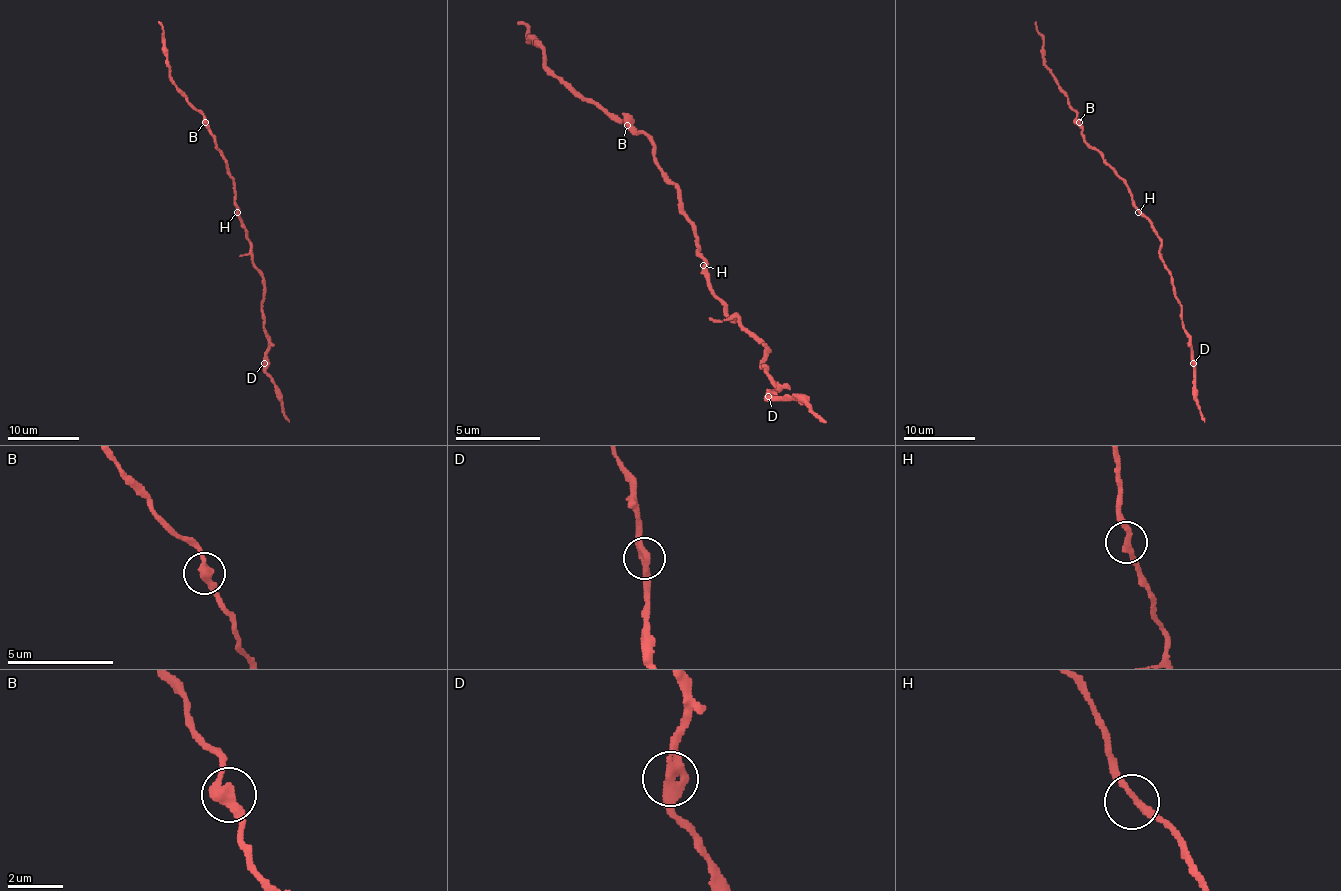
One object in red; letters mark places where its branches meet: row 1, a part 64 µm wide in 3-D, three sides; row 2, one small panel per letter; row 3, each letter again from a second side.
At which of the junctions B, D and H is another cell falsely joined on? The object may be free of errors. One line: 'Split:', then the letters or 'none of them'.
Split: D

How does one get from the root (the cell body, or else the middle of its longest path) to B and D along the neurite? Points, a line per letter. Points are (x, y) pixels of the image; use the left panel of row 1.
B: (239, 210), (235, 205), (235, 183), (228, 163), (205, 122)
D: (239, 210), (239, 219), (250, 243), (251, 261), (264, 286), (262, 318), (268, 338), (264, 363)

